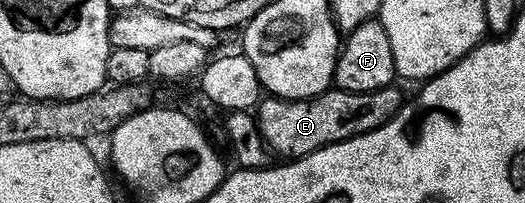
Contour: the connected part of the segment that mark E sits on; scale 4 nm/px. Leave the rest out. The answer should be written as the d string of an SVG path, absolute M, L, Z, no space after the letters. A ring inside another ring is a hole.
M392 86L372 92L346 92L332 87L311 100L281 100L278 96L267 94L254 109L254 120L265 144L276 157L300 160L325 146L345 142L392 120L405 103L405 96L397 88Z

